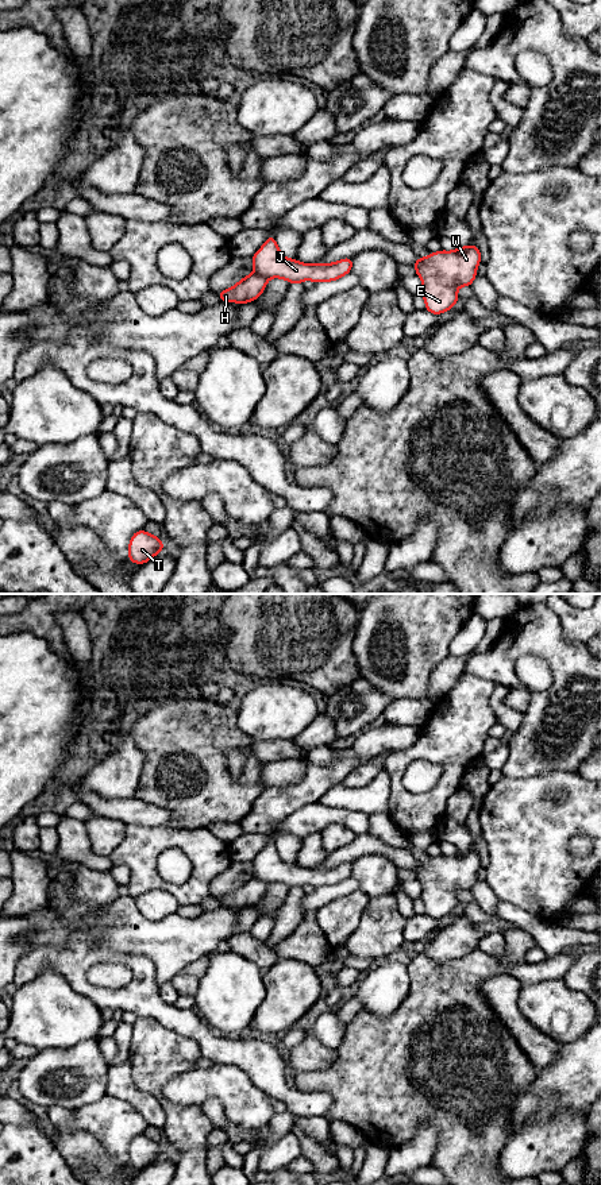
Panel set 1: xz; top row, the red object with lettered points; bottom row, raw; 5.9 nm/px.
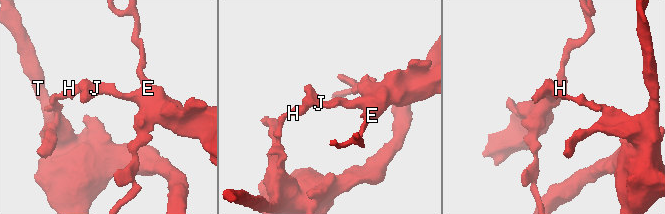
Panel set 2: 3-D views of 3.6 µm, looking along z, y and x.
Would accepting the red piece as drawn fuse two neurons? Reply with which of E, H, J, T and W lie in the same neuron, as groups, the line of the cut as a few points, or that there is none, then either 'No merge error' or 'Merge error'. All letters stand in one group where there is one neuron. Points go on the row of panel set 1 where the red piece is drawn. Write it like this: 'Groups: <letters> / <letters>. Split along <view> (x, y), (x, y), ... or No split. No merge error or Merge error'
Groups: E J W / H T. Split along xz (253, 273), (268, 278). Merge error

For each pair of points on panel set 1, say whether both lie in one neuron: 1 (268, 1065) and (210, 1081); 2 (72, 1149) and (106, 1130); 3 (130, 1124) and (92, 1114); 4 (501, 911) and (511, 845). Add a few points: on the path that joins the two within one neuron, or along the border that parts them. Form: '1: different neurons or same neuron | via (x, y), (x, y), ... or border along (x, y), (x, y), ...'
1: different neurons | border along (215, 1062), (238, 1066), (266, 1093)
2: different neurons | border along (64, 1133), (74, 1130), (91, 1133), (114, 1161)
3: same neuron | via (120, 1123), (101, 1119)
4: different neurons | border along (500, 900), (516, 904), (531, 915)

